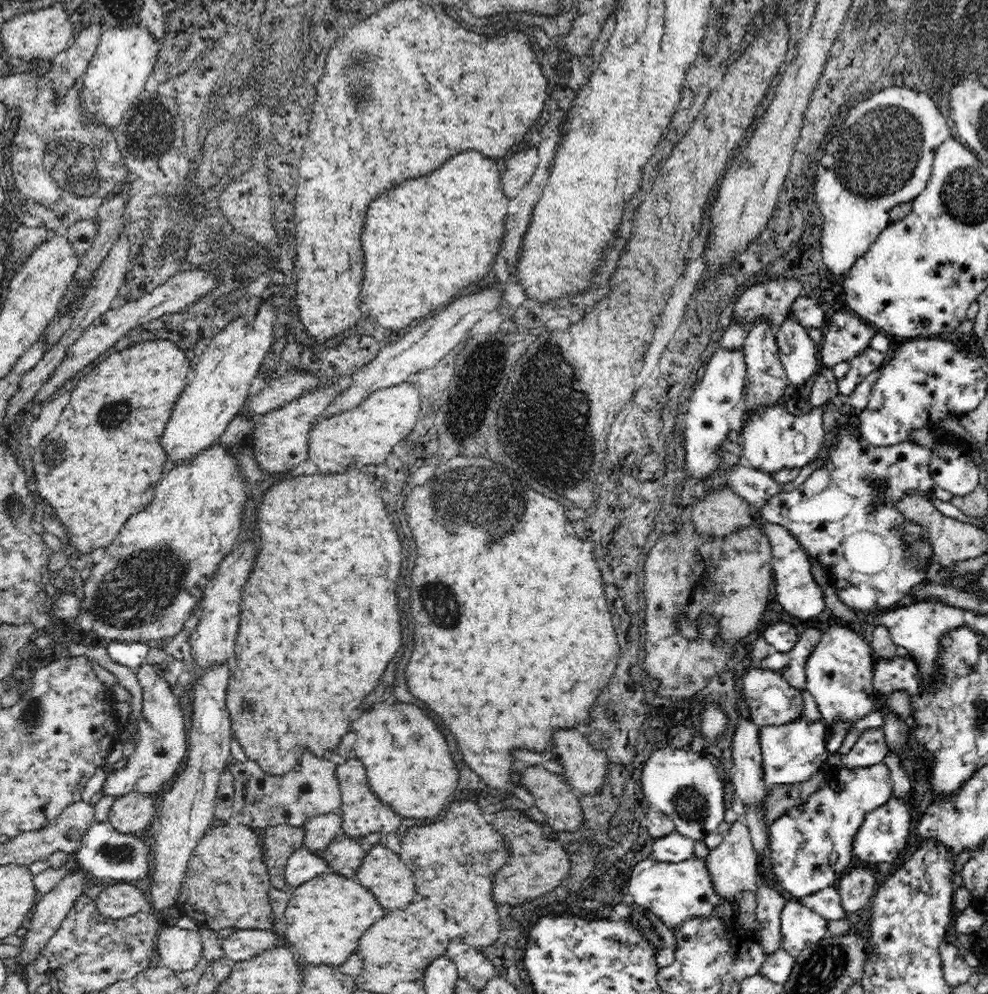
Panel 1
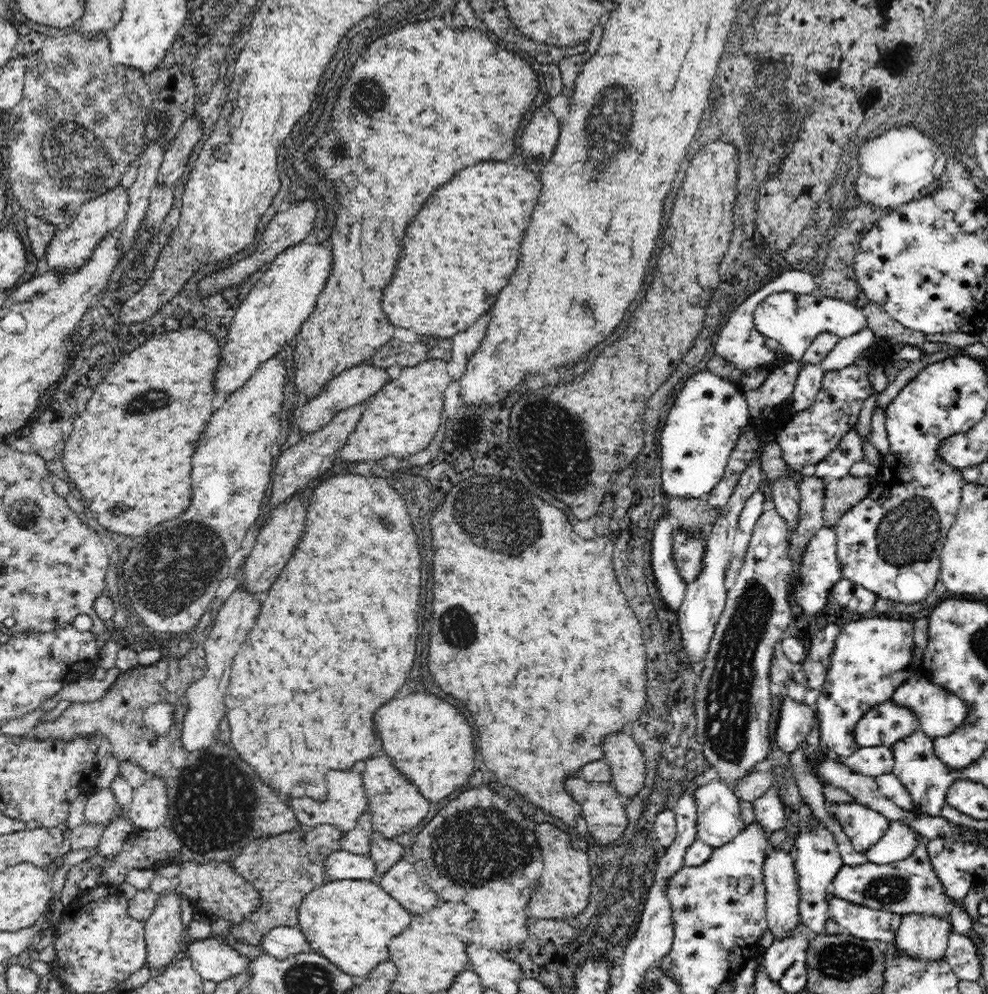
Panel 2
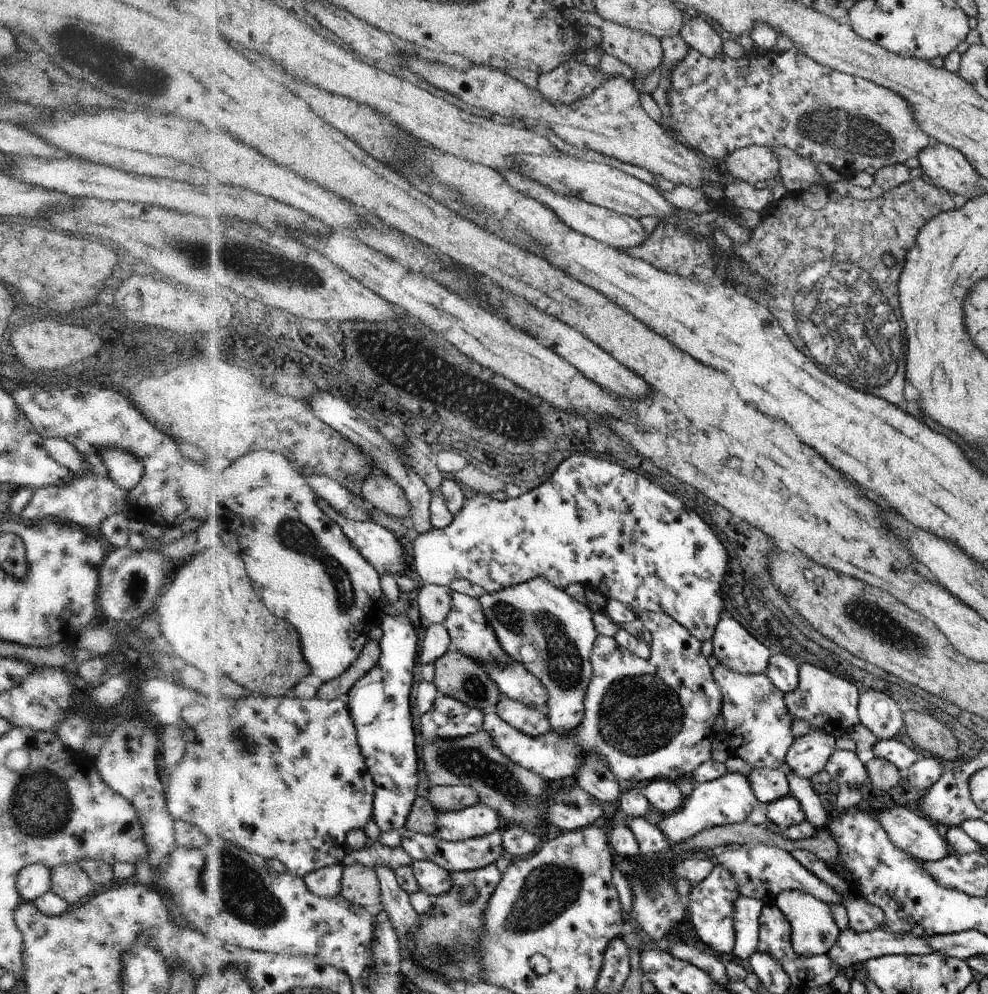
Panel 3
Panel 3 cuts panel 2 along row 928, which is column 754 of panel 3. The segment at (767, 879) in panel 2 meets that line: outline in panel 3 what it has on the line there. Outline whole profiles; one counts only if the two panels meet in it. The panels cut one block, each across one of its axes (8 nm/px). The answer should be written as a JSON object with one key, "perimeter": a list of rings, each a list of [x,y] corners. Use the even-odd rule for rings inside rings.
{"perimeter":[[[753,769],[747,776],[757,800],[770,804],[791,792],[783,769]]]}

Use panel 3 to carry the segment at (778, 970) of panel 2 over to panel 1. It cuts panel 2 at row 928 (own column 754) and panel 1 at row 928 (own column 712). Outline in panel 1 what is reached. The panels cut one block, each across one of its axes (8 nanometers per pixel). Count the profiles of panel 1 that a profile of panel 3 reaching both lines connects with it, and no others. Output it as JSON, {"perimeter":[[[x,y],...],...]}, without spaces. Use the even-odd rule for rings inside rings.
{"perimeter":[[[794,898],[786,901],[781,915],[781,948],[799,950],[829,935],[827,920]]]}

